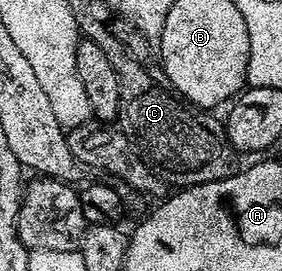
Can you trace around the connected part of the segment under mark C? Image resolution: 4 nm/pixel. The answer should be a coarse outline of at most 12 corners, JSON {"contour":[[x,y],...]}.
{"contour":[[126,24],[85,29],[116,78],[116,121],[175,189],[240,171],[213,111],[171,88]]}

